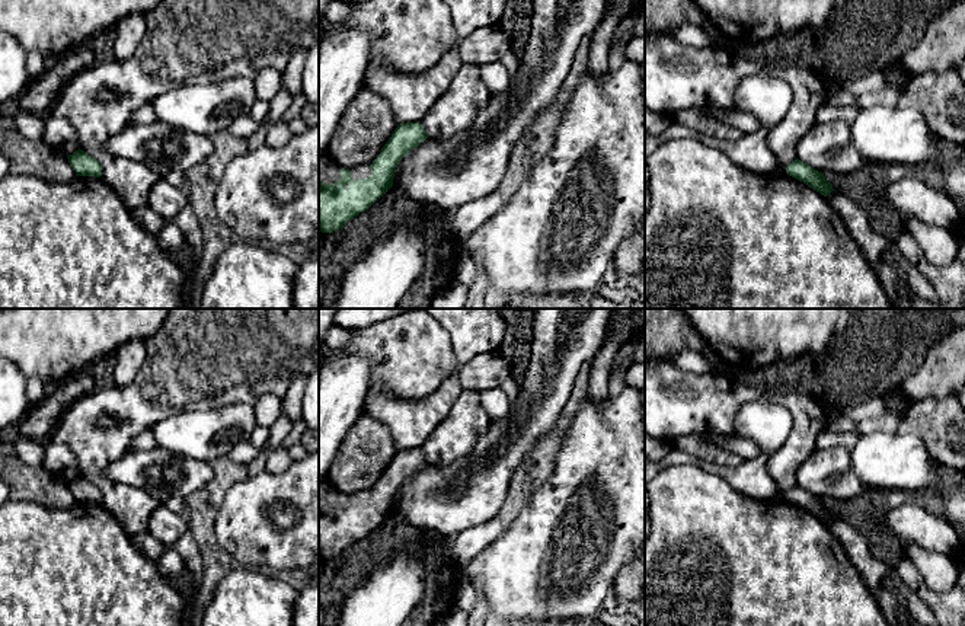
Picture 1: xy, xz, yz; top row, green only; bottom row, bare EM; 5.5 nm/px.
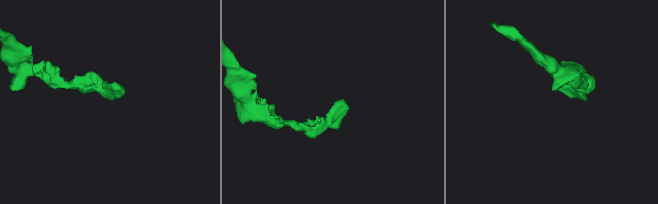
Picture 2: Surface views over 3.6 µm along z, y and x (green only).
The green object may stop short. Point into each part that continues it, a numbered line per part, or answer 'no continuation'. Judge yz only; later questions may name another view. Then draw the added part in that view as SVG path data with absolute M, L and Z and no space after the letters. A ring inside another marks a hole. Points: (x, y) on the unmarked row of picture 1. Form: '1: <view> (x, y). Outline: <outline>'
no continuation

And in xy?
no continuation

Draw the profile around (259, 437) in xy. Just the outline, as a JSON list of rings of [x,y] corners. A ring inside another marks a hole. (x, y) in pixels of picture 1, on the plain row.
[[[258,425],[249,437],[249,441],[258,448],[262,450],[266,447],[269,438],[269,428]]]

